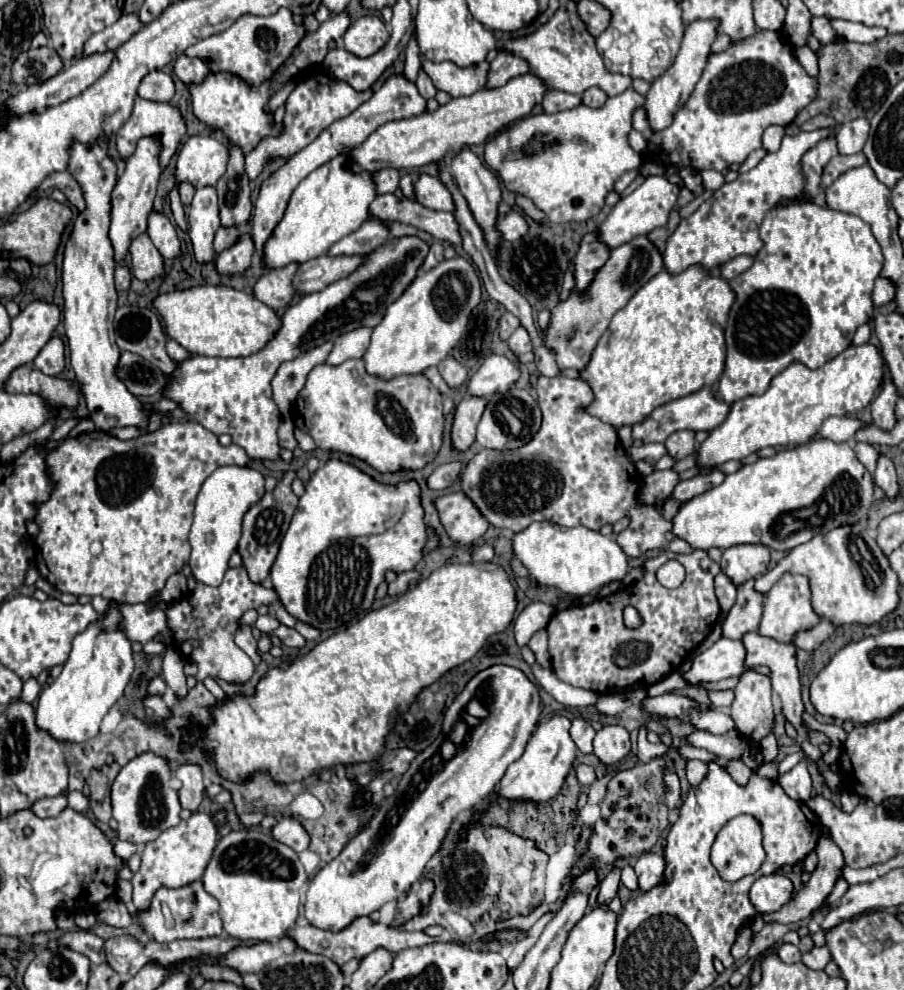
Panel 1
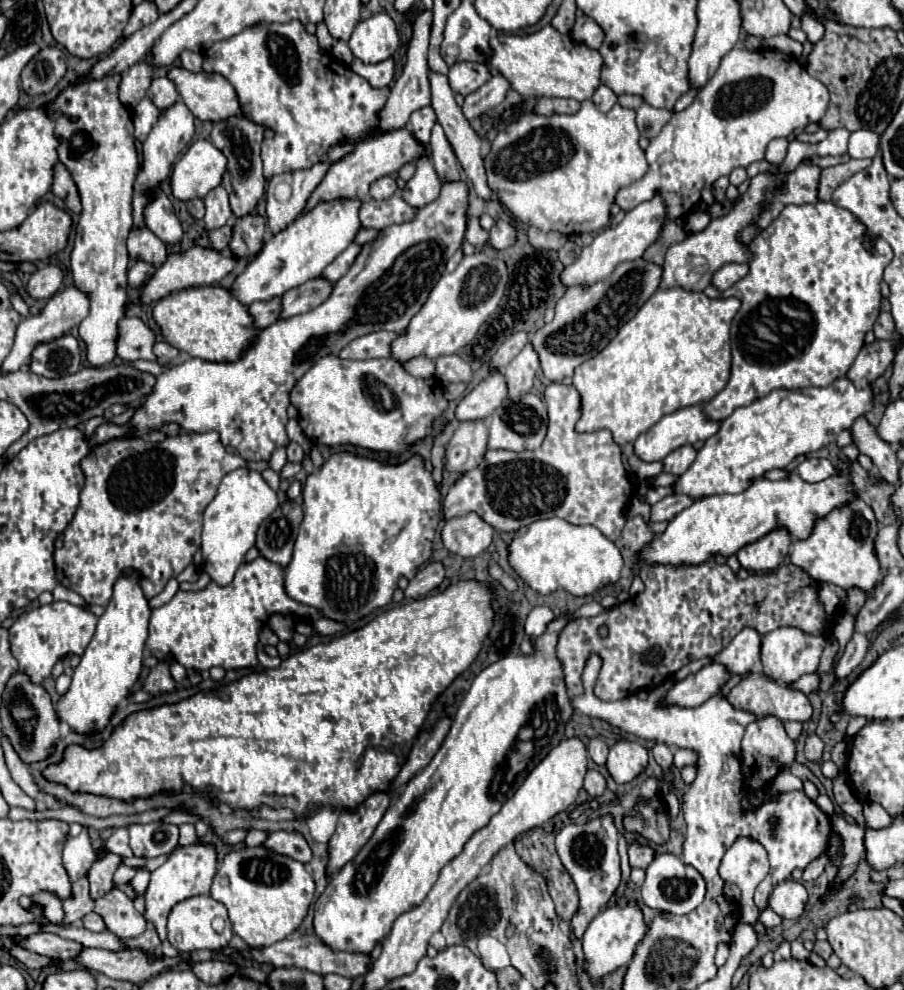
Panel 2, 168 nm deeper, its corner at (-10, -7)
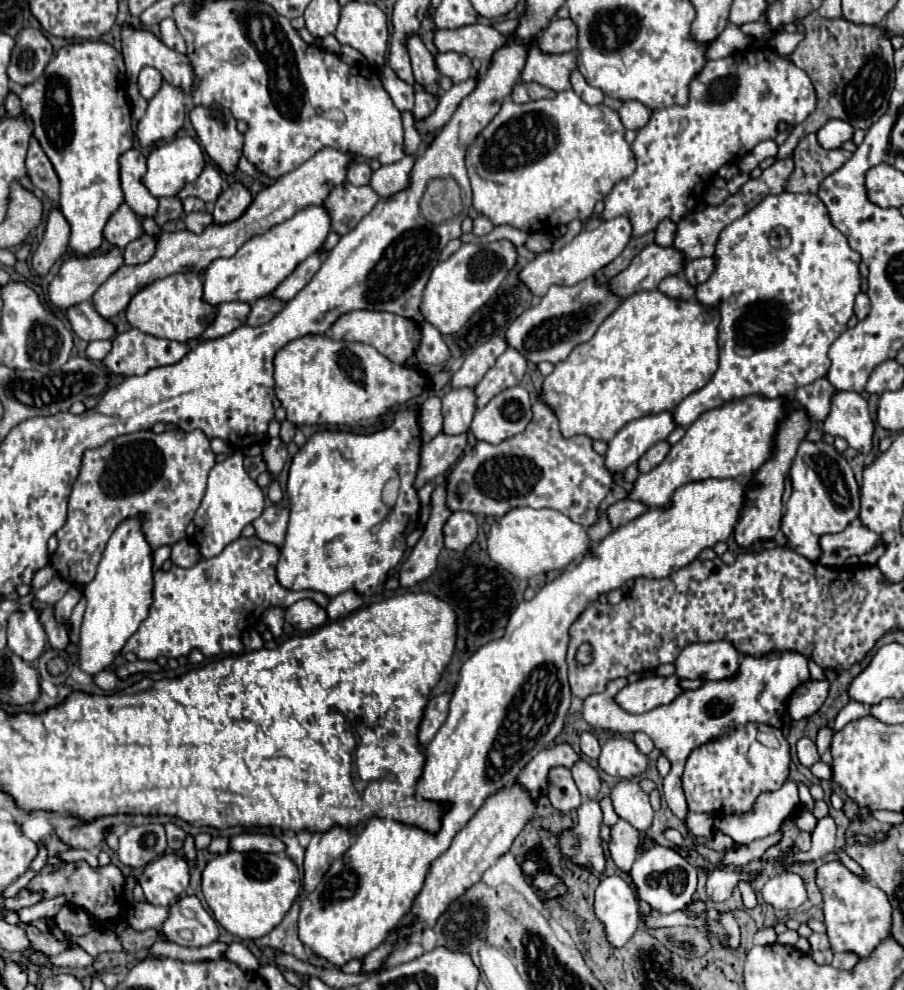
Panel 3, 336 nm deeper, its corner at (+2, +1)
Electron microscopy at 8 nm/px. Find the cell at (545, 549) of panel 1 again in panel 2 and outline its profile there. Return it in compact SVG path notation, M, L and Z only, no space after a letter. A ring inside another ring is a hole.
M550 517L550 519L542 519L542 521L534 521L522 529L518 529L514 533L512 543L508 545L508 563L512 567L512 571L524 581L528 583L534 591L548 595L552 591L558 589L566 589L572 595L590 595L596 589L600 589L606 583L614 583L620 579L622 573L622 555L618 551L618 547L606 539L596 527L592 525L572 525L560 517Z

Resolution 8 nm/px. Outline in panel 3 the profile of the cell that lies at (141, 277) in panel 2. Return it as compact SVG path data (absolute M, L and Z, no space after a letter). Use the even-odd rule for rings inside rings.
M142 235L140 239L132 241L126 249L124 249L124 265L140 265L146 263L152 255L154 255L156 243L150 235Z

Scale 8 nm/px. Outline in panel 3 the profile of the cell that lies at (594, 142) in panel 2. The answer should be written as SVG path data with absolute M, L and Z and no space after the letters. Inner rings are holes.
M572 89L558 93L554 99L530 101L524 105L506 99L496 117L466 151L474 209L486 215L494 225L512 225L528 233L550 231L574 219L584 223L592 215L596 201L604 199L614 183L634 173L634 165L634 153L624 139L624 125L618 111L604 103L590 107Z

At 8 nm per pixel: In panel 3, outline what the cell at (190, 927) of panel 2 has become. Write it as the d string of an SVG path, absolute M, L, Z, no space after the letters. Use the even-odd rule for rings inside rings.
M184 895L174 901L160 931L184 947L206 947L218 939L218 923L196 895Z

